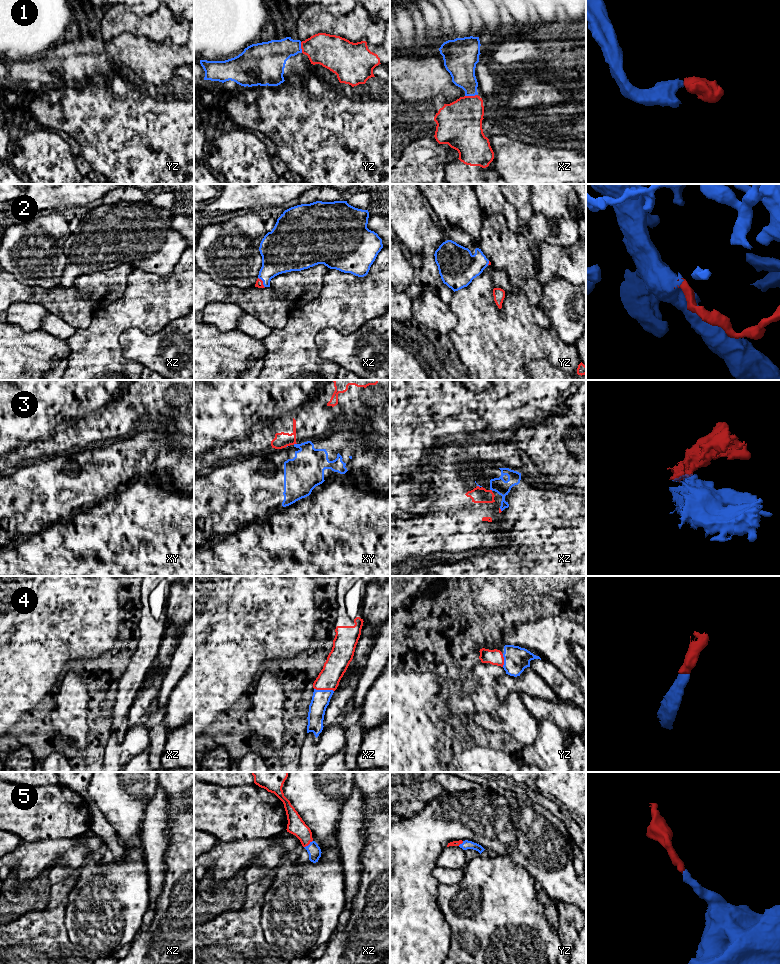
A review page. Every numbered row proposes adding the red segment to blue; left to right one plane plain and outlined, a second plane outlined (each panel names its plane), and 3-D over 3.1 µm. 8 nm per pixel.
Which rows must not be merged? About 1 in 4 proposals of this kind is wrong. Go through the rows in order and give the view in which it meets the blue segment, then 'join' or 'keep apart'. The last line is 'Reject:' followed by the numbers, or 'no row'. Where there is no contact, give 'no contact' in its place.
1: contact in xz; join
2: contact in xz; join
3: contact in xy; keep apart
4: contact in xz; join
5: contact in xz; join
Reject: 3

